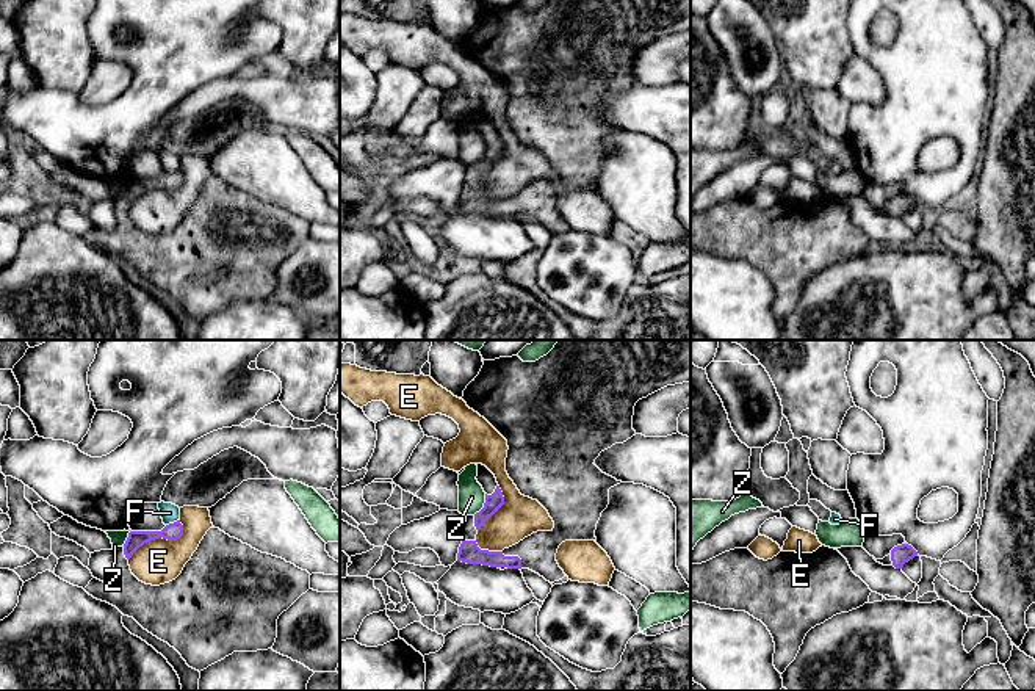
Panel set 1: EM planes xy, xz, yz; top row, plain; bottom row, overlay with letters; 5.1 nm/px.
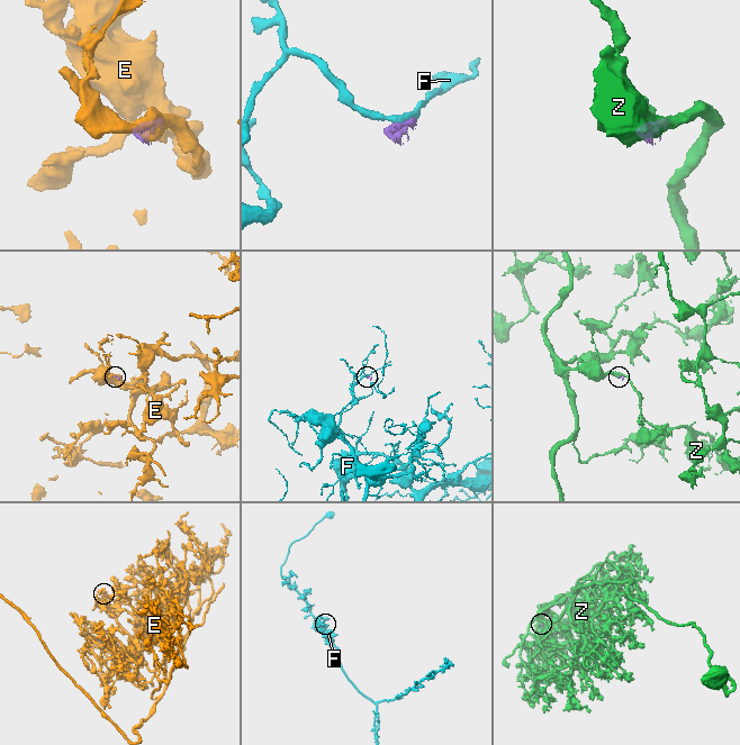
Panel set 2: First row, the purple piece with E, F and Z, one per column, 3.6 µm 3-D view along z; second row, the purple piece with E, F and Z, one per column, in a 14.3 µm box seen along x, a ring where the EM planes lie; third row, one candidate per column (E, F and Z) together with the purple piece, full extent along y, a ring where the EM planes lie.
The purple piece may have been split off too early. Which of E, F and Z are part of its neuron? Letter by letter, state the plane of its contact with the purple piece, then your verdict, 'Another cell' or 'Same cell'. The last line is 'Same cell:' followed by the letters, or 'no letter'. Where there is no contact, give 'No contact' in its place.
E: Touches purple in xy. Another cell
F: Touches purple in xy. Another cell
Z: Touches purple in xz. Another cell
Same cell: no letter

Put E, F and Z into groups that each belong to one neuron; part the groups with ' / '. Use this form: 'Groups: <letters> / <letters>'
Groups: E / F / Z

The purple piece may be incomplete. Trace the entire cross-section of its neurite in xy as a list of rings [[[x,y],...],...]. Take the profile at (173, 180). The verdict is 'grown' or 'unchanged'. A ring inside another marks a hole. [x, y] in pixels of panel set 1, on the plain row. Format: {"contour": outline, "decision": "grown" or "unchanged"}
{"contour": [[[180,169],[161,180],[130,180],[125,193],[114,197],[114,229],[103,232],[92,227],[85,240],[133,266],[144,279],[174,296],[186,313],[199,321],[233,301],[271,298],[277,287],[279,265],[310,238],[310,222],[215,175],[207,180],[175,229],[152,235],[132,222],[128,208],[139,196],[158,186],[177,190],[182,185]]], "decision": "grown"}

